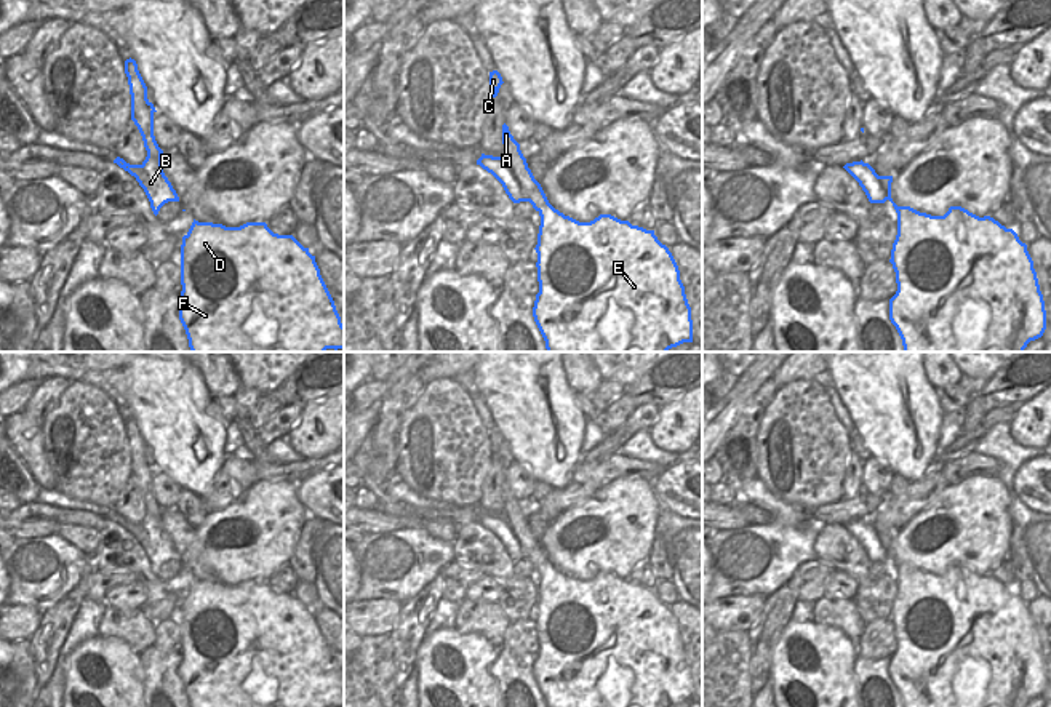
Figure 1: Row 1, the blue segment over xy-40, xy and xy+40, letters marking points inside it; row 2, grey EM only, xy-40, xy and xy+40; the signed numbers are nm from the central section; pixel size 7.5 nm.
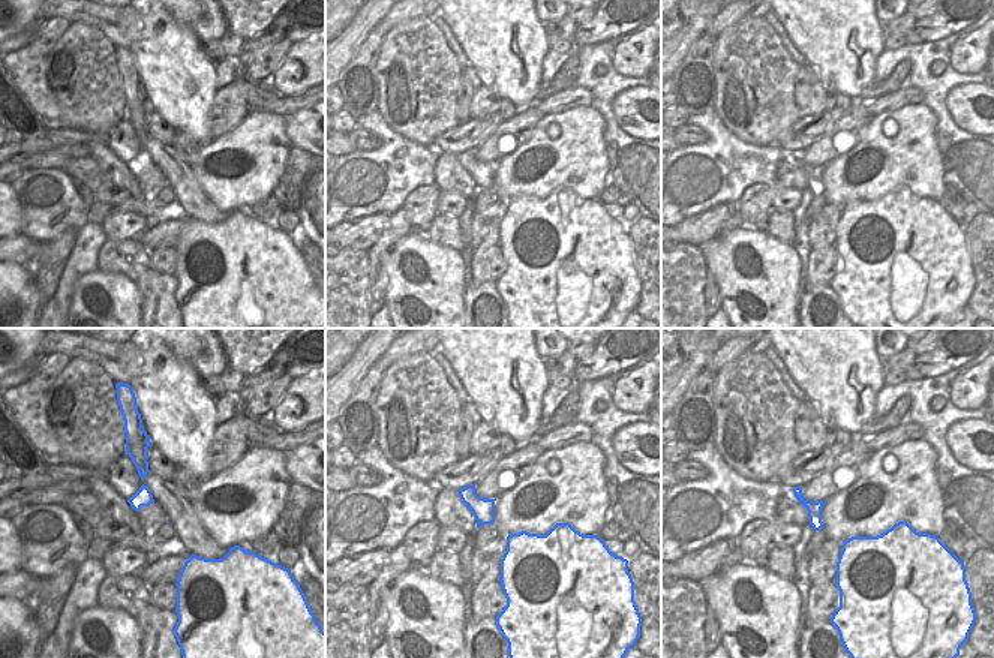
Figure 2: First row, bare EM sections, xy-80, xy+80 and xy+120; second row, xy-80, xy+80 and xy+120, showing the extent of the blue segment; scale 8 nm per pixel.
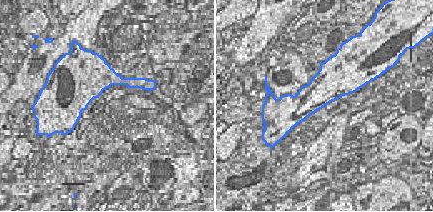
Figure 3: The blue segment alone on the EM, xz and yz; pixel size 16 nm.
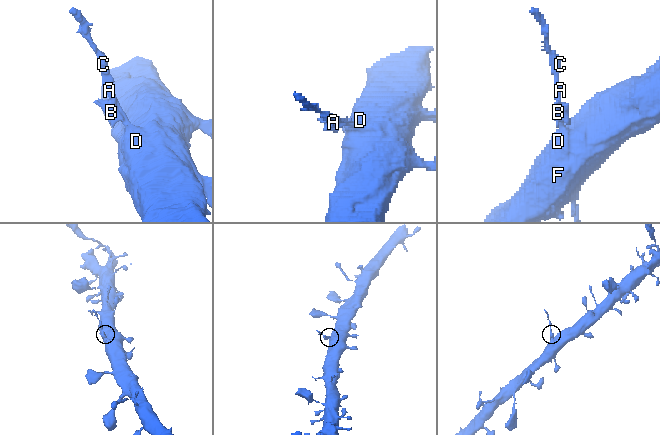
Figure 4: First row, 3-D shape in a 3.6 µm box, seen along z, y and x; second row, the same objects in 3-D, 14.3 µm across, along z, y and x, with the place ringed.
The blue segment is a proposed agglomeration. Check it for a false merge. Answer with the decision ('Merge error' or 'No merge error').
Merge error

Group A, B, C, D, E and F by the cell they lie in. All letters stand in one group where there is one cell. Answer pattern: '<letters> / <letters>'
A B C / D E F

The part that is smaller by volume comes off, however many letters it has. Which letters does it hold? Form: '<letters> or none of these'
A, B, C

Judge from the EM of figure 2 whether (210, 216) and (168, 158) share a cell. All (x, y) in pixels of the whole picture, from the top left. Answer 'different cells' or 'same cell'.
same cell

